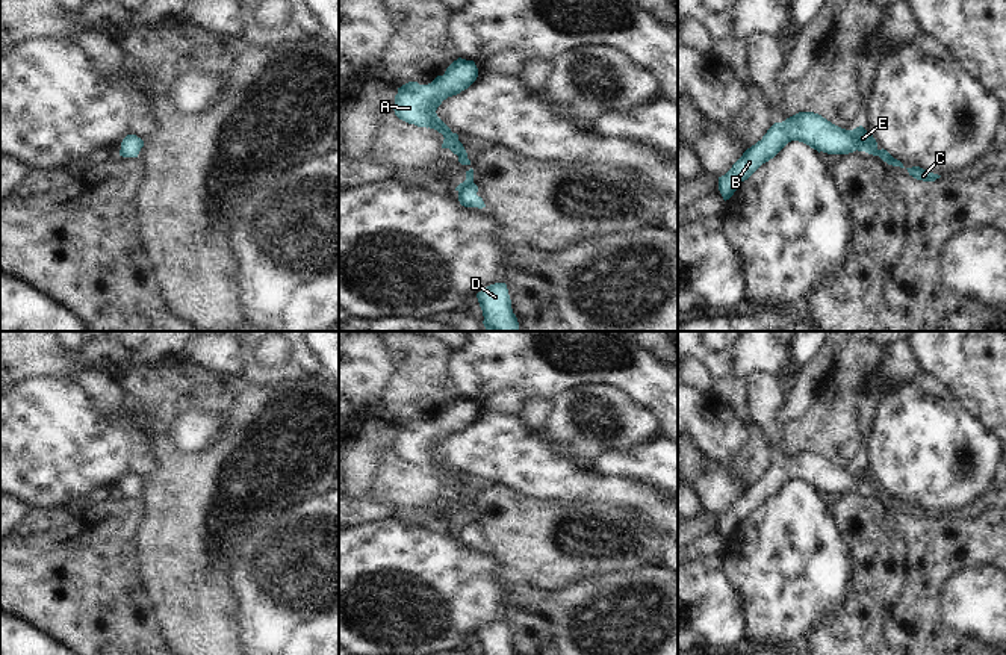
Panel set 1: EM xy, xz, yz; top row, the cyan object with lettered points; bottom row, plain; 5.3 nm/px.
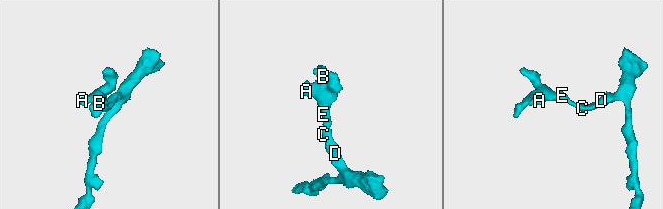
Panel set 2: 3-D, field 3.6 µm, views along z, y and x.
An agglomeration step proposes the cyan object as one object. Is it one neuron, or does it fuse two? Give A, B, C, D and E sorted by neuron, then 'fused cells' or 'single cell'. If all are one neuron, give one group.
groups A B C D E; single cell

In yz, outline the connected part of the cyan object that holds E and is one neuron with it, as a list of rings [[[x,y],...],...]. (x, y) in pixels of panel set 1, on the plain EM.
[[[799,451],[782,461],[775,461],[755,484],[747,487],[732,507],[719,516],[719,529],[723,539],[729,539],[740,522],[747,519],[762,502],[773,498],[788,481],[799,480],[818,492],[849,493],[865,490],[879,495],[893,505],[905,507],[886,489],[879,489],[871,472],[862,464],[846,469],[814,451]]]

